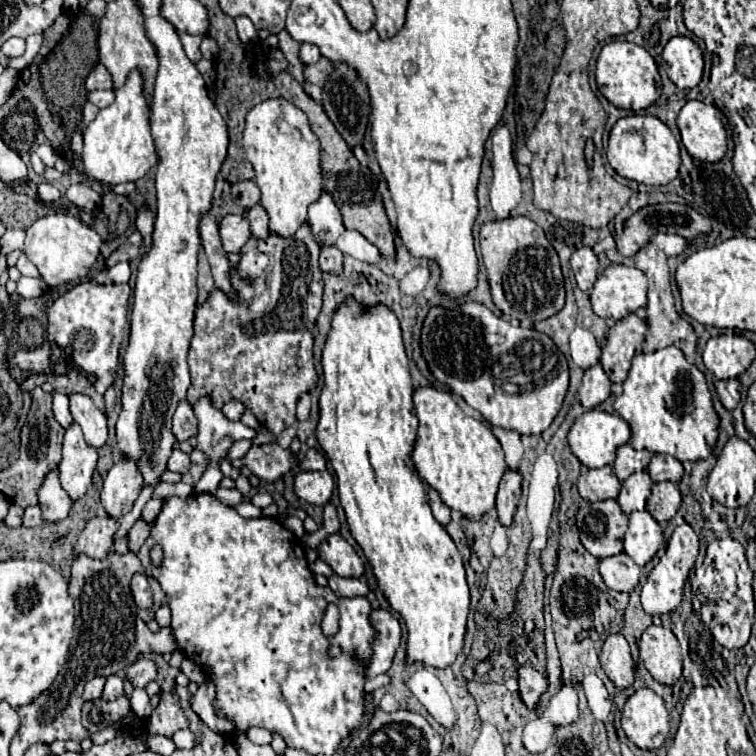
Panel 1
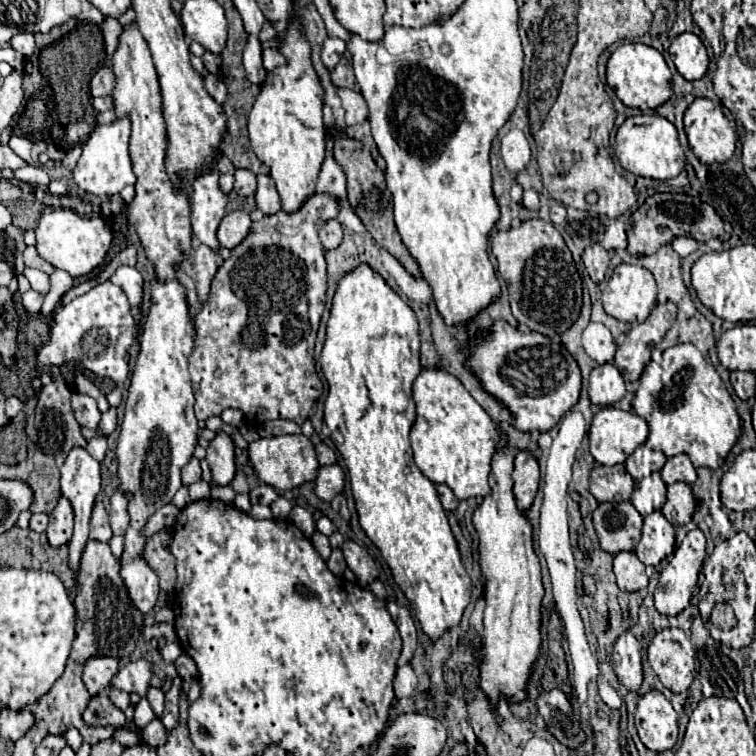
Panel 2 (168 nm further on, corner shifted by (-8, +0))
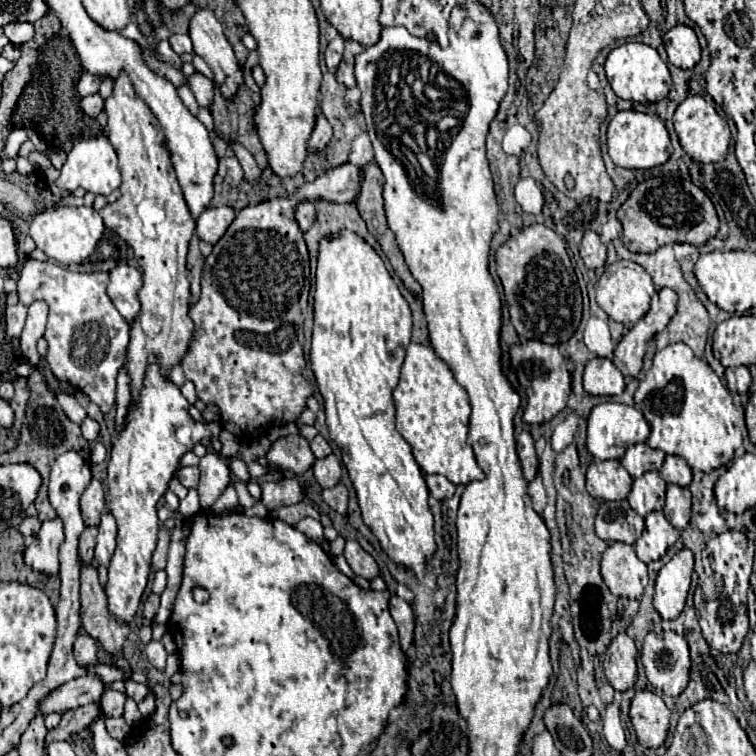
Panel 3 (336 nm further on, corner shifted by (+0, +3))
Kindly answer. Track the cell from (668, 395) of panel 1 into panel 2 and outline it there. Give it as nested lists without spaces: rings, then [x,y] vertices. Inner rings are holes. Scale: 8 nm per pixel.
[[[690,343],[666,349],[662,355],[662,363],[654,363],[654,361],[648,363],[648,367],[644,369],[644,373],[640,377],[640,387],[634,395],[632,407],[640,417],[644,417],[648,421],[650,435],[648,435],[646,447],[662,451],[662,453],[666,453],[666,457],[686,453],[690,457],[690,461],[694,463],[694,467],[718,469],[740,437],[740,417],[738,417],[736,405],[734,405],[726,385],[722,383],[716,369]]]

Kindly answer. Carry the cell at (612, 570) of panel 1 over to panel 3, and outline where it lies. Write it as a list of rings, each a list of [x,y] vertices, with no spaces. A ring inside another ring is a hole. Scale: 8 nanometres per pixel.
[[[614,542],[606,548],[600,562],[600,574],[608,588],[624,598],[638,600],[648,584],[646,564],[636,558],[634,546],[622,542]]]

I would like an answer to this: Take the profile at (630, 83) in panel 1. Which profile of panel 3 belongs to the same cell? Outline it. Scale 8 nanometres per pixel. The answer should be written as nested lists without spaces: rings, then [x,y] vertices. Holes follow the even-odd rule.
[[[626,42],[626,44],[614,48],[608,54],[604,68],[606,68],[606,76],[608,76],[612,90],[622,100],[632,100],[632,102],[640,102],[640,104],[658,102],[658,100],[666,98],[670,84],[672,84],[668,66],[660,58],[660,54],[654,48],[650,48],[646,44],[638,44],[638,42]]]

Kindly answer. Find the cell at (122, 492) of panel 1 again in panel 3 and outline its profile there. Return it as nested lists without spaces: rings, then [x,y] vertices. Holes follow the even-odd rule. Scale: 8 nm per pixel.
[[[106,512],[98,526],[98,544],[96,544],[94,560],[98,564],[108,566],[110,556],[114,554],[114,548],[116,548],[116,520],[110,512]]]

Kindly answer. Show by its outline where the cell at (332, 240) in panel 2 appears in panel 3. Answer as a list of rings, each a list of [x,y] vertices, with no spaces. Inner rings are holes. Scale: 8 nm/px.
[[[312,202],[298,204],[298,208],[296,208],[296,222],[298,222],[298,226],[304,232],[310,230],[314,226],[314,222],[316,222],[316,206]]]

